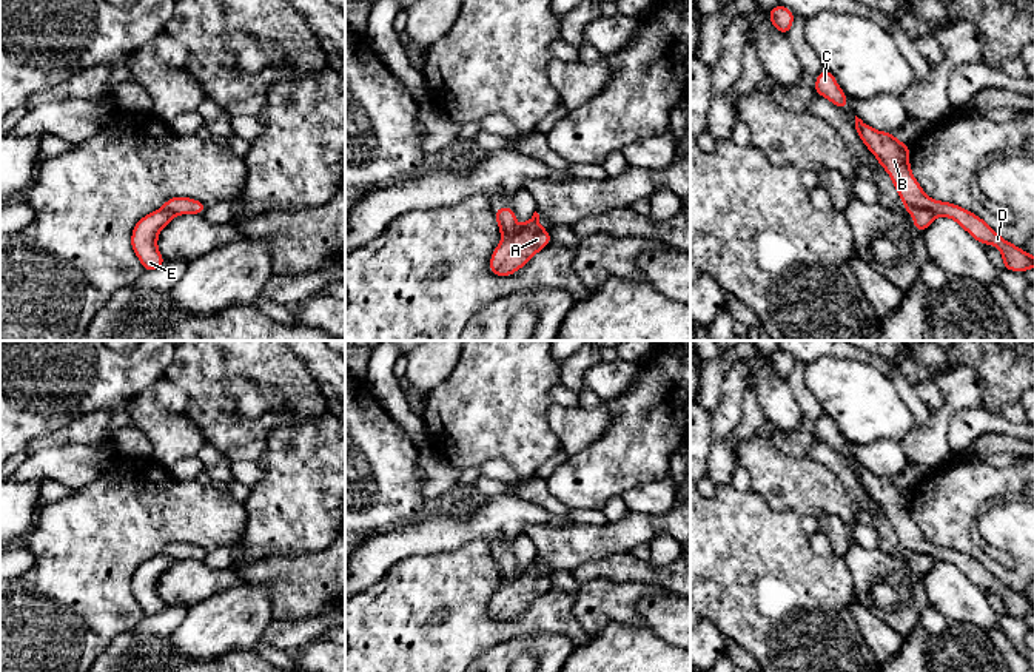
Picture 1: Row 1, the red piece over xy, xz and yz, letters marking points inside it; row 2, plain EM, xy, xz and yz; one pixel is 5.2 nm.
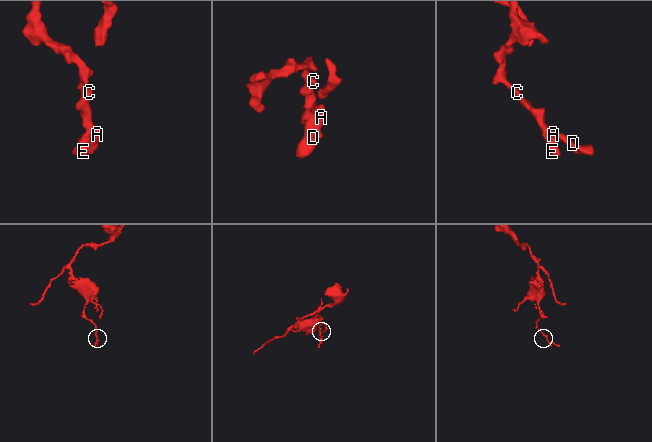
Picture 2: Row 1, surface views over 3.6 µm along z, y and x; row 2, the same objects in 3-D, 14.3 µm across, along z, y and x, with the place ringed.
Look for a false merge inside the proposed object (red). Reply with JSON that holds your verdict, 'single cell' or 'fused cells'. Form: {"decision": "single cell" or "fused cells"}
{"decision": "fused cells"}

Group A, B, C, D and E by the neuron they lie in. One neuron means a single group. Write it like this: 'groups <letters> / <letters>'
groups A B C D / E

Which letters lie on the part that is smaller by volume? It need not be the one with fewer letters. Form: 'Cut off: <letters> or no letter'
Cut off: E

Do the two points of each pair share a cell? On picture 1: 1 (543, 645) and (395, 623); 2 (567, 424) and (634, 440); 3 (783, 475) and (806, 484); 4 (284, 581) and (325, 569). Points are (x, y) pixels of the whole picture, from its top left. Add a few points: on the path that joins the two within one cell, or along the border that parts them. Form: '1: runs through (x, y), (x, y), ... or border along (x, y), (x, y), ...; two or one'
1: border along (544, 632), (527, 632), (503, 640), (480, 655); two
2: border along (603, 403), (609, 427), (592, 443), (574, 452); two
3: runs through (789, 481), (800, 484); one
4: runs through (295, 581), (315, 580); one

